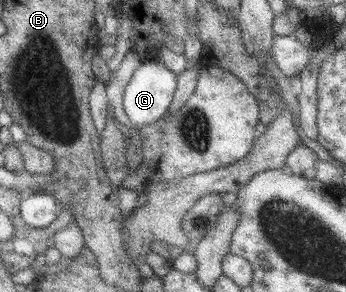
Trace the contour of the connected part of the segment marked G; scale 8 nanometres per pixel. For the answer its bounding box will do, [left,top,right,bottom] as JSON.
[123,57,177,129]

